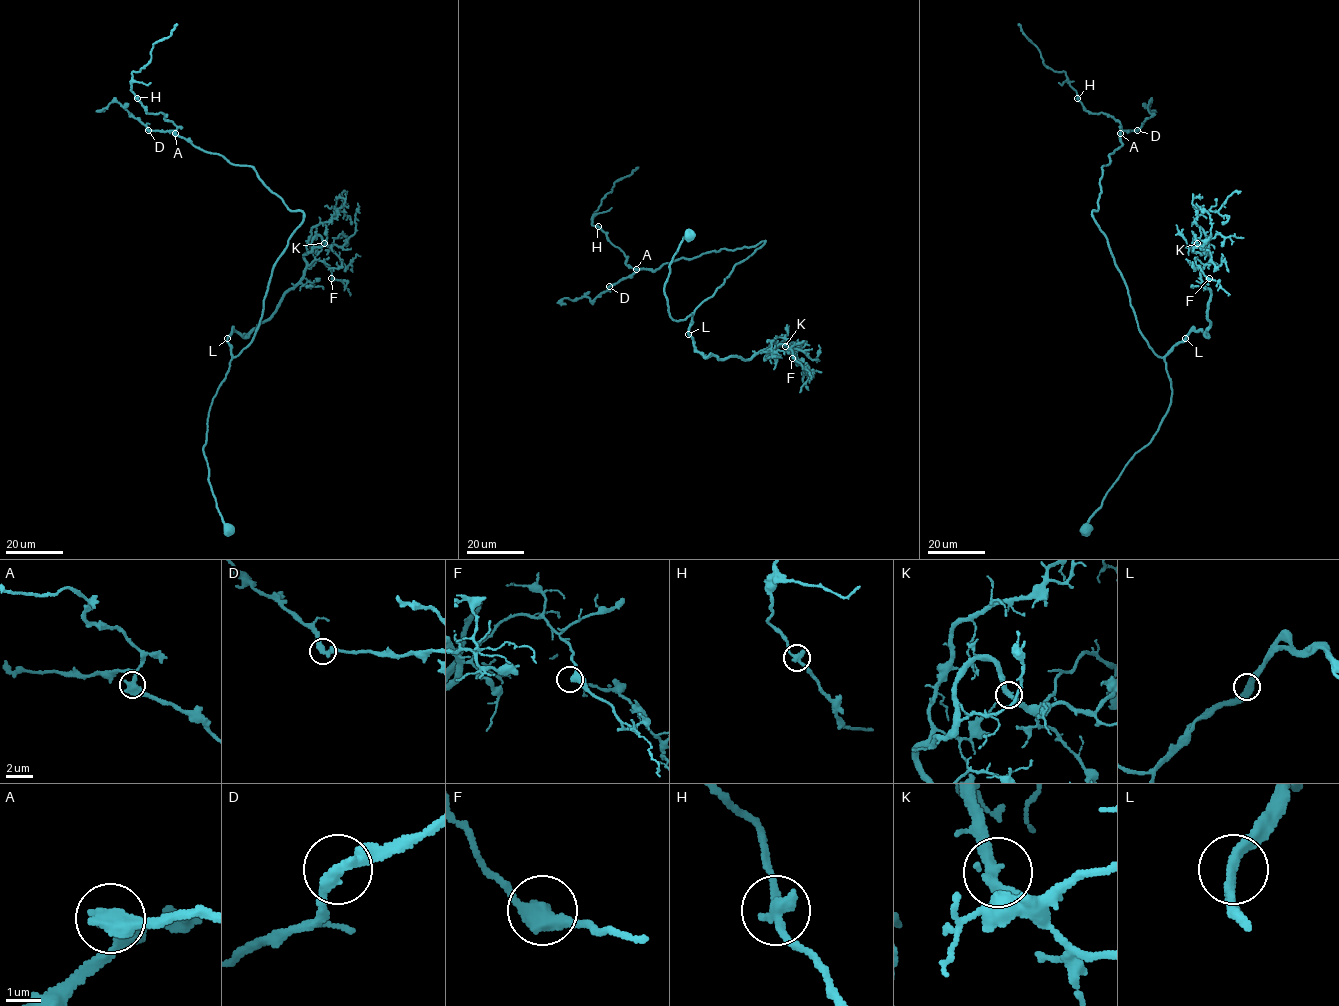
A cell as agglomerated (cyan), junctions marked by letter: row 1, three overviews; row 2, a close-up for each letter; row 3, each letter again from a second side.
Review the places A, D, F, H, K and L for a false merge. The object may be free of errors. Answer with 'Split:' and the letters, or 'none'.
Split: none

